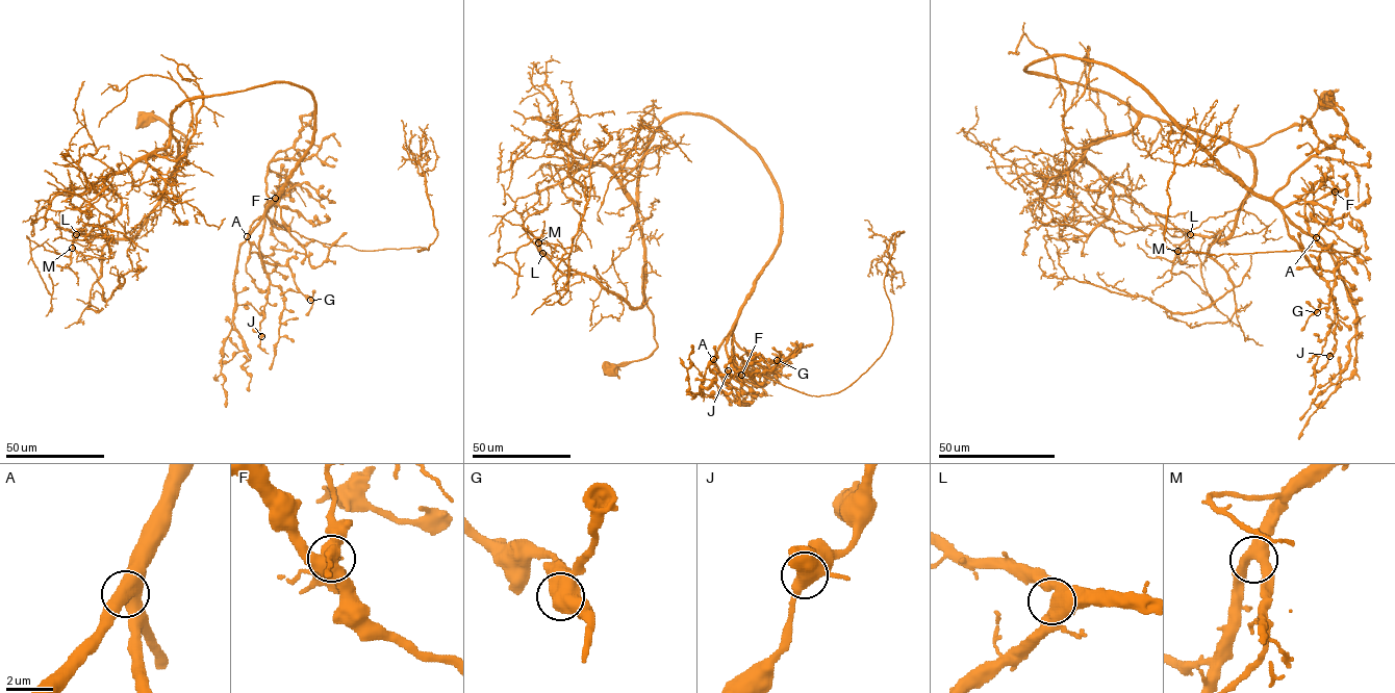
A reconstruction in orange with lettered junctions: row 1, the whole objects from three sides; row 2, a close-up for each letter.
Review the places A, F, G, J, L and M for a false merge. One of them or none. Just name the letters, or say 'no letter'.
F

